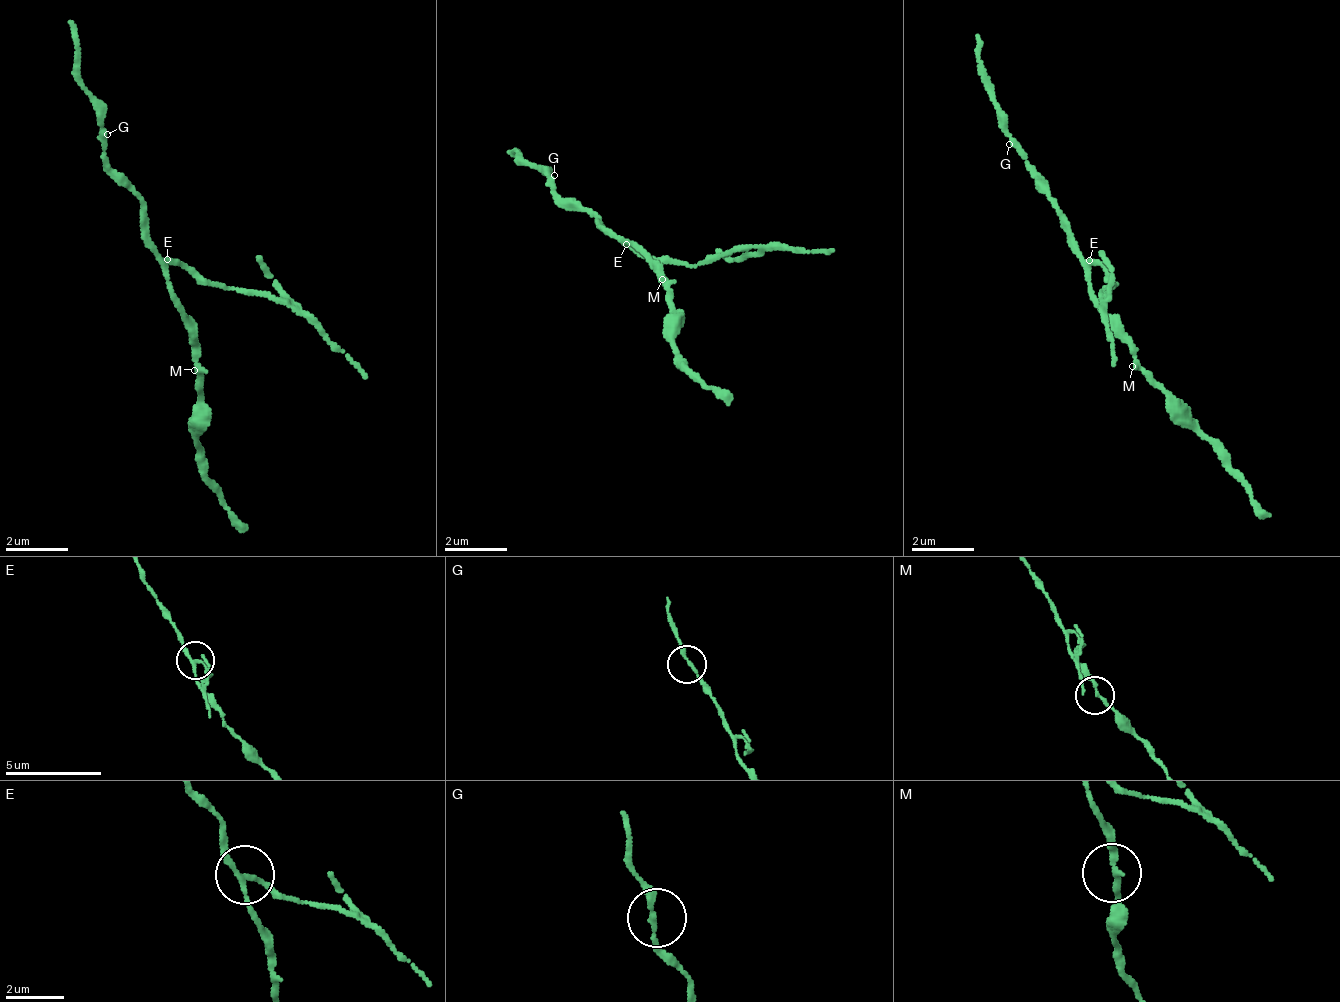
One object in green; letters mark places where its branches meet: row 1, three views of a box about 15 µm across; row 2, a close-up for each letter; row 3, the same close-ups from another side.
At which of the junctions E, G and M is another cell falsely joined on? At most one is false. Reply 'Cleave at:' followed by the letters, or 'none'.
Cleave at: E

